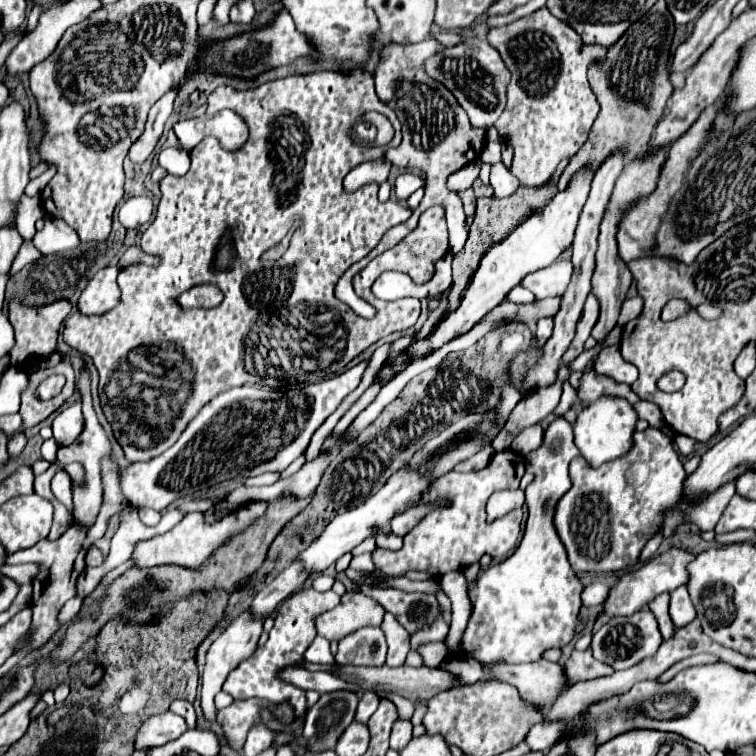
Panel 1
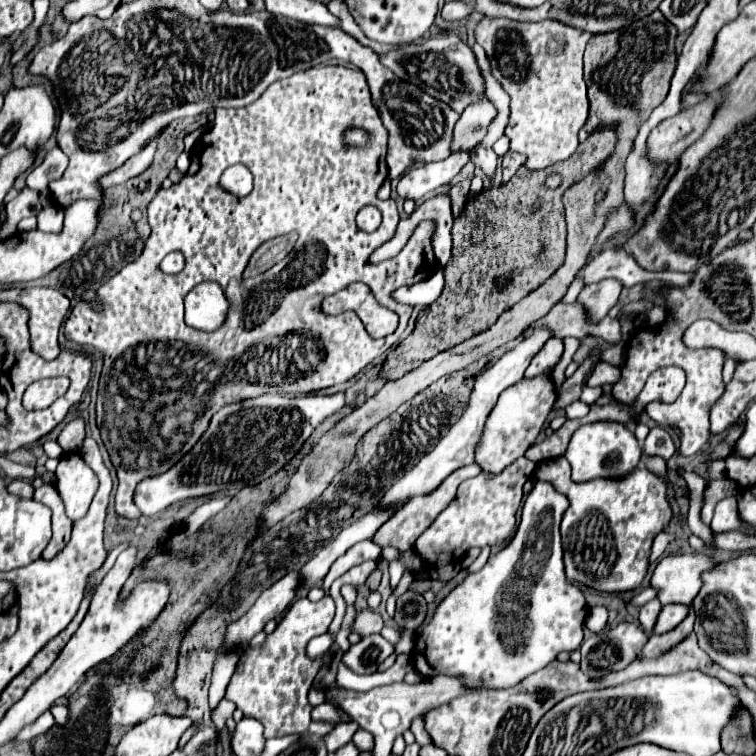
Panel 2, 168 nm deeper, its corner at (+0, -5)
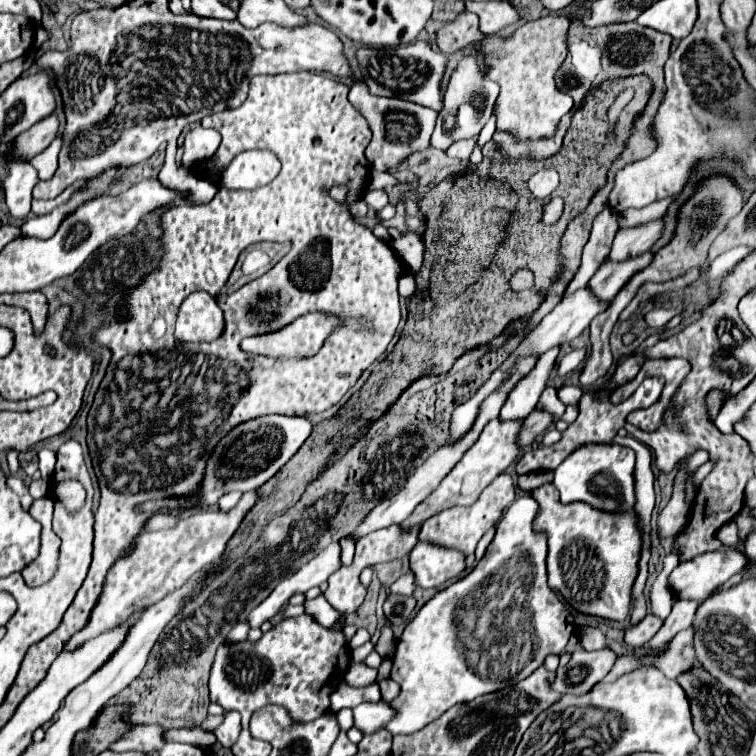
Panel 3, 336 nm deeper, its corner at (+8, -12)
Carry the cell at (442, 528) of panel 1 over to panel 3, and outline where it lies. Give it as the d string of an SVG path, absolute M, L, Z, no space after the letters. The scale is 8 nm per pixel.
M508 472L500 474L496 480L492 480L480 494L480 498L470 504L470 506L456 506L452 510L444 510L436 516L432 516L430 520L426 520L420 528L420 540L428 540L428 542L436 542L444 548L456 548L460 552L474 554L478 540L492 528L498 524L500 516L504 514L504 510L512 504L514 500L514 480L510 478Z

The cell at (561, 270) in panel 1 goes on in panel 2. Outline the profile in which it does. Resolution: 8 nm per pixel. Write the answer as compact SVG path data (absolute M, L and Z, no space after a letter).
M604 247L592 261L588 261L578 273L578 279L582 279L584 285L602 281L606 277L618 279L624 287L632 287L644 281L652 283L678 283L678 275L672 273L650 273L642 269L624 249L614 249L614 247Z

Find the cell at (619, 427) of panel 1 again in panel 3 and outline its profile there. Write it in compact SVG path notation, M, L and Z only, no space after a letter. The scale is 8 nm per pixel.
M586 444L578 448L572 456L568 456L556 470L554 482L560 492L562 504L584 502L596 510L604 510L610 514L622 514L634 508L634 452L630 448L614 446L614 444Z

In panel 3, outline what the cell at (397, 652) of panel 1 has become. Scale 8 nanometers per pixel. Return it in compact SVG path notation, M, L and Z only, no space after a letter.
M350 663L344 676L345 682L353 687L364 687L374 682L378 670L366 666L364 663Z

